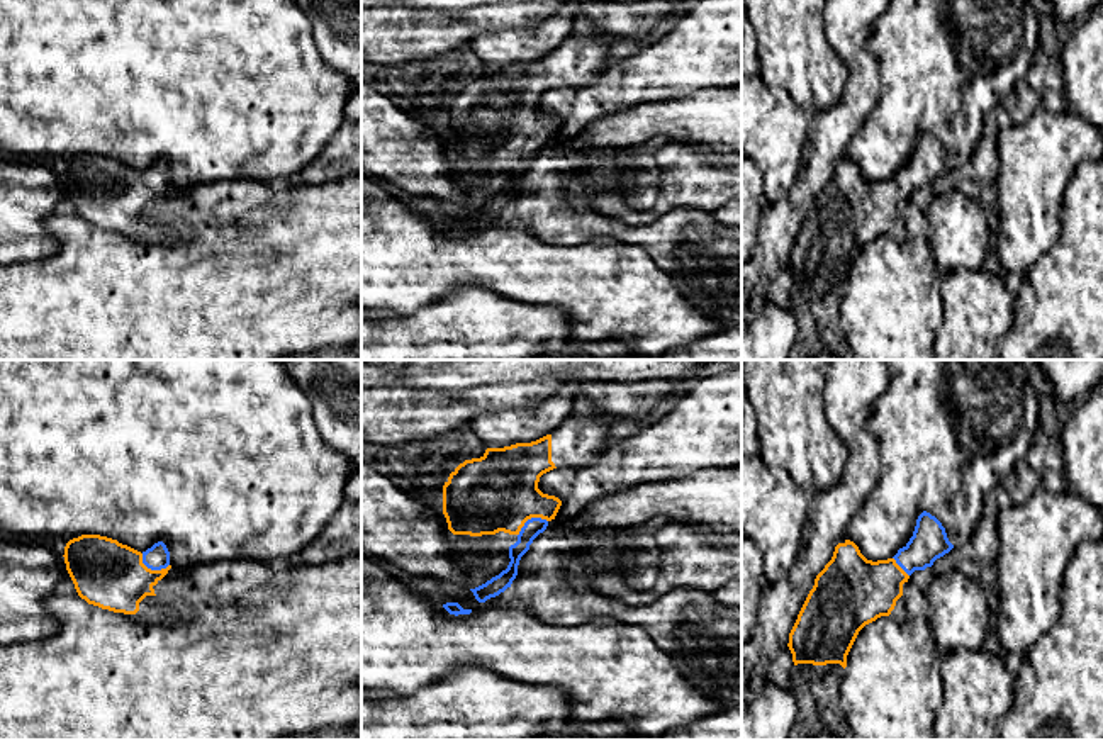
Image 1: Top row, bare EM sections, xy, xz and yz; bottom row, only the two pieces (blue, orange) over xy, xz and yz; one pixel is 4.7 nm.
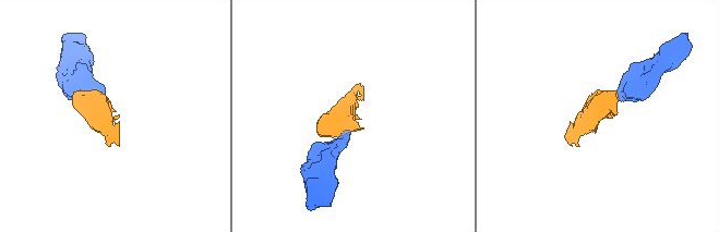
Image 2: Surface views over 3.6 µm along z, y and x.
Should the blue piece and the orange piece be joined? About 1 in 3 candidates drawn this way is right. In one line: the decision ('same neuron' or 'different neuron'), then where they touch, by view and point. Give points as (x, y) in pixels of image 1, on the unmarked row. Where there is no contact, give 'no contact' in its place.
same neuron | xy (151, 189)

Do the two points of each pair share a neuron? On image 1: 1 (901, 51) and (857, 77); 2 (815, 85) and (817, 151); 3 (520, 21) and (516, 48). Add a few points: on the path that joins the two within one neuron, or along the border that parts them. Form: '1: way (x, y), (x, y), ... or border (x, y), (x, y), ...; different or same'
1: border (873, 26), (867, 50), (878, 63), (876, 104); different
2: border (844, 85), (842, 95), (834, 104), (813, 112); different
3: border (548, 17), (535, 28), (486, 29), (479, 34); different

